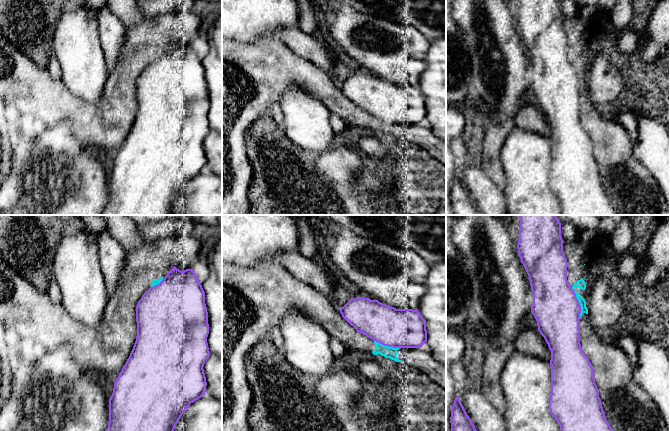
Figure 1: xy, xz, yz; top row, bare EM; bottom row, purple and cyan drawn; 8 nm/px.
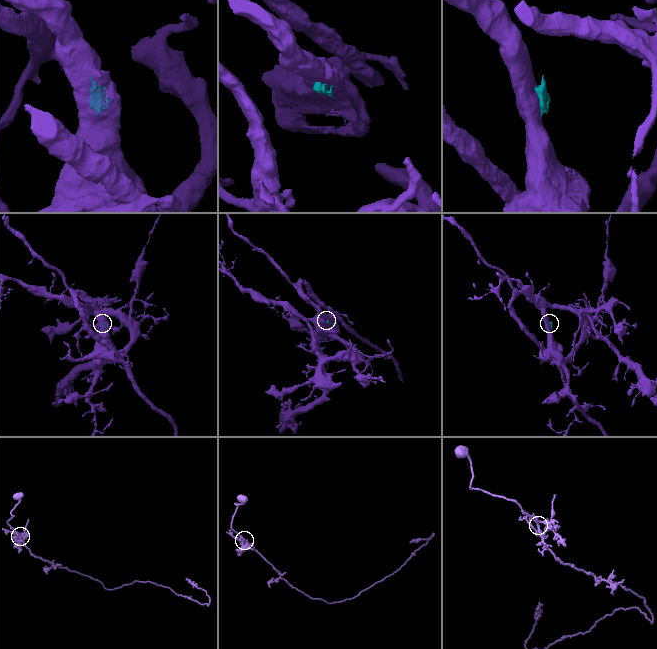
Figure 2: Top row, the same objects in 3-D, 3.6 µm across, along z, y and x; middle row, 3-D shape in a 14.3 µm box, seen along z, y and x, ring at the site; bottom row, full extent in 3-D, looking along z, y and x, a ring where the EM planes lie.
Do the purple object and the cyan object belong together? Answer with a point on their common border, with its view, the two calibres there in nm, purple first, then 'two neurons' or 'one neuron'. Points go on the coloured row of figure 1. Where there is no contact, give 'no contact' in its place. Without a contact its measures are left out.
yz (579, 303) | 380/70 nm | two neurons

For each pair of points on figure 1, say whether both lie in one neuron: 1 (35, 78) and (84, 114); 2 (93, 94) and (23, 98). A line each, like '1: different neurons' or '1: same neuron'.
1: same neuron
2: different neurons

